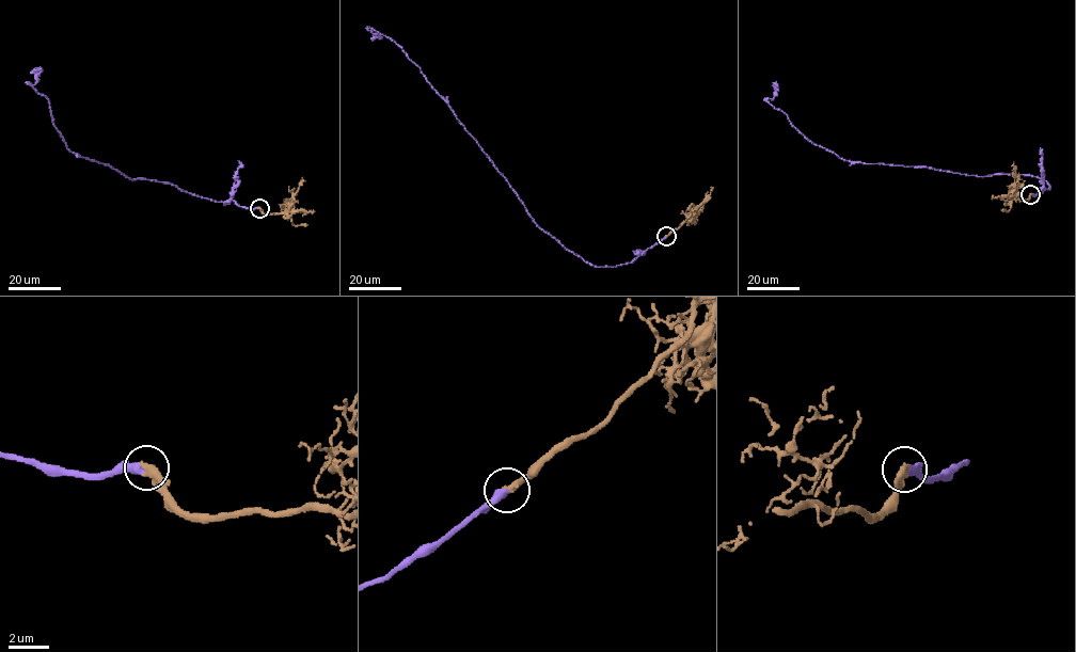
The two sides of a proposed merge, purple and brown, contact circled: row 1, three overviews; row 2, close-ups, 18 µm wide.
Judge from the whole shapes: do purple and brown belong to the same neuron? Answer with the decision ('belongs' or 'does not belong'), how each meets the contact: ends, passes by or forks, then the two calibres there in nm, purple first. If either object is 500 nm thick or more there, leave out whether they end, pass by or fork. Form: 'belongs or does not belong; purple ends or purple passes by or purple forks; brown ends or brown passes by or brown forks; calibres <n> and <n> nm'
belongs; purple ends; brown ends; calibres 440 and 440 nm

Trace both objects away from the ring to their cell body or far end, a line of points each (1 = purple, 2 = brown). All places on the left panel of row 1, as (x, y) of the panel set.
1: (259, 208), (130, 179), (69, 152), (49, 101), (27, 82), (34, 84), (40, 68)
2: (259, 208), (266, 215), (293, 210), (313, 211), (312, 213)

